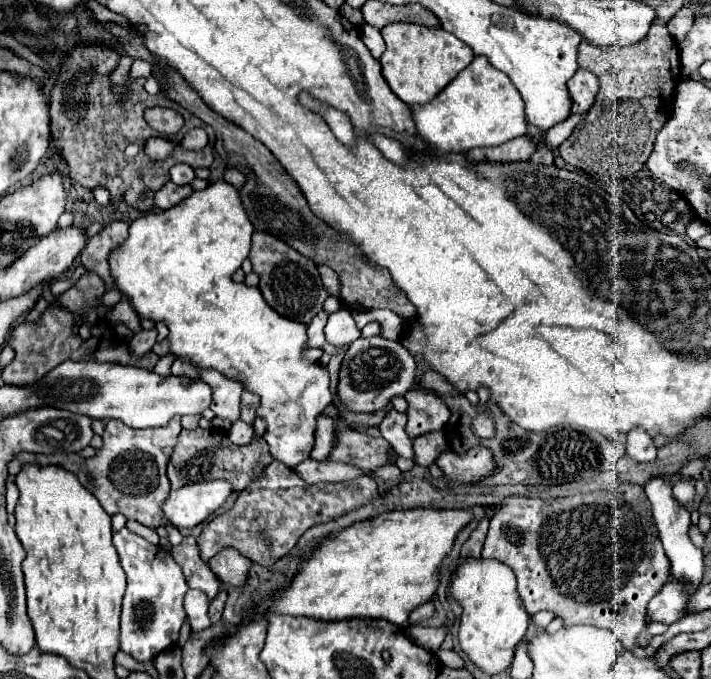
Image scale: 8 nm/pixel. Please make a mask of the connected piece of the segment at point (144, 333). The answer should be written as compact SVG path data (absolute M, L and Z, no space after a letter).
M141 330L139 334L133 336L133 340L131 340L131 344L129 344L131 352L133 352L135 356L147 354L147 352L153 348L153 344L155 344L155 336L157 336L155 330Z

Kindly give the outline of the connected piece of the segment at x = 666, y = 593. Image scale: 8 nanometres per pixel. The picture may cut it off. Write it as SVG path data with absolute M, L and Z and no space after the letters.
M669 580L663 590L649 602L647 620L673 624L687 614L687 586L679 580Z

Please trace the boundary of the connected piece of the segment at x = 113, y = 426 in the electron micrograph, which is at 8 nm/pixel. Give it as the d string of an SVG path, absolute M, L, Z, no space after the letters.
M173 416L169 424L161 428L145 428L145 430L135 430L125 424L119 424L117 420L107 420L105 422L105 432L103 432L103 446L95 452L93 458L79 458L77 454L55 454L55 456L45 456L45 454L27 454L21 452L17 454L15 460L8 464L10 475L16 475L23 464L55 464L61 466L69 472L73 472L83 486L101 502L103 510L109 516L123 514L127 520L137 520L143 526L149 528L159 528L159 526L169 526L169 520L165 520L165 514L161 512L161 504L169 496L171 484L167 480L167 462L169 456L177 444L181 432L179 416Z

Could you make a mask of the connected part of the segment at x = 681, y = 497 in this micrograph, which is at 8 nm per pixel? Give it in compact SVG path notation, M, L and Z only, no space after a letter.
M681 478L675 486L673 486L673 494L675 498L687 506L693 502L693 496L695 496L695 486L693 486L693 478Z

